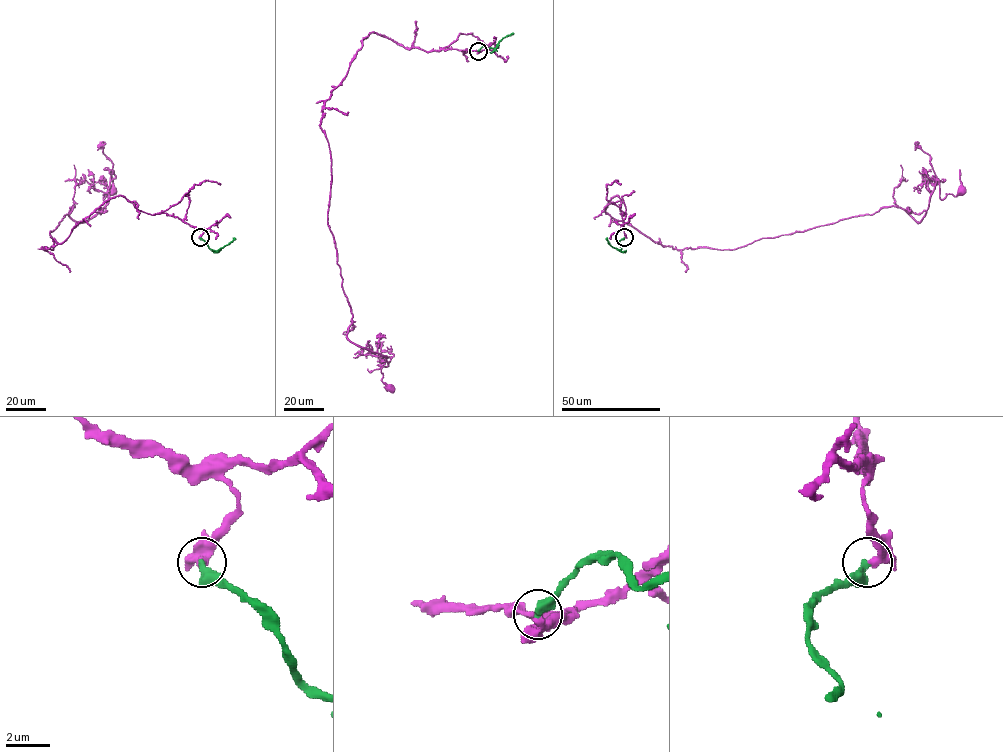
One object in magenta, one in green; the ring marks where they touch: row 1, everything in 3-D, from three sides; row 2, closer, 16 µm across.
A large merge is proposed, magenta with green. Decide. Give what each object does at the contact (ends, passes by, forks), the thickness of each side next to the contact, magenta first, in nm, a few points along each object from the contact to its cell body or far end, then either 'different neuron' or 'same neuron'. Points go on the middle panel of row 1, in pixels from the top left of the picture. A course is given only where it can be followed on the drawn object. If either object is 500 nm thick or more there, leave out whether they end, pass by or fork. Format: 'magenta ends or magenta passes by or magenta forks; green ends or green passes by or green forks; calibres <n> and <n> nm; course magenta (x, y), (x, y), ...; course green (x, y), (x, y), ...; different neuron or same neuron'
magenta ends; green ends; calibres 360 and 400 nm; course magenta (478, 51), (405, 48), (372, 32), (322, 109), (327, 223), (352, 315), (347, 338), (386, 358), (390, 388); course green (478, 51), (483, 46), (495, 48), (503, 38), (512, 33); same neuron

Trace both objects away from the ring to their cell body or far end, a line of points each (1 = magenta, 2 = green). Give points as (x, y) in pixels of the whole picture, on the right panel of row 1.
1: (624, 237), (616, 195), (656, 242), (736, 249), (961, 191)
2: (624, 237), (619, 242), (621, 251), (611, 245), (606, 237)

